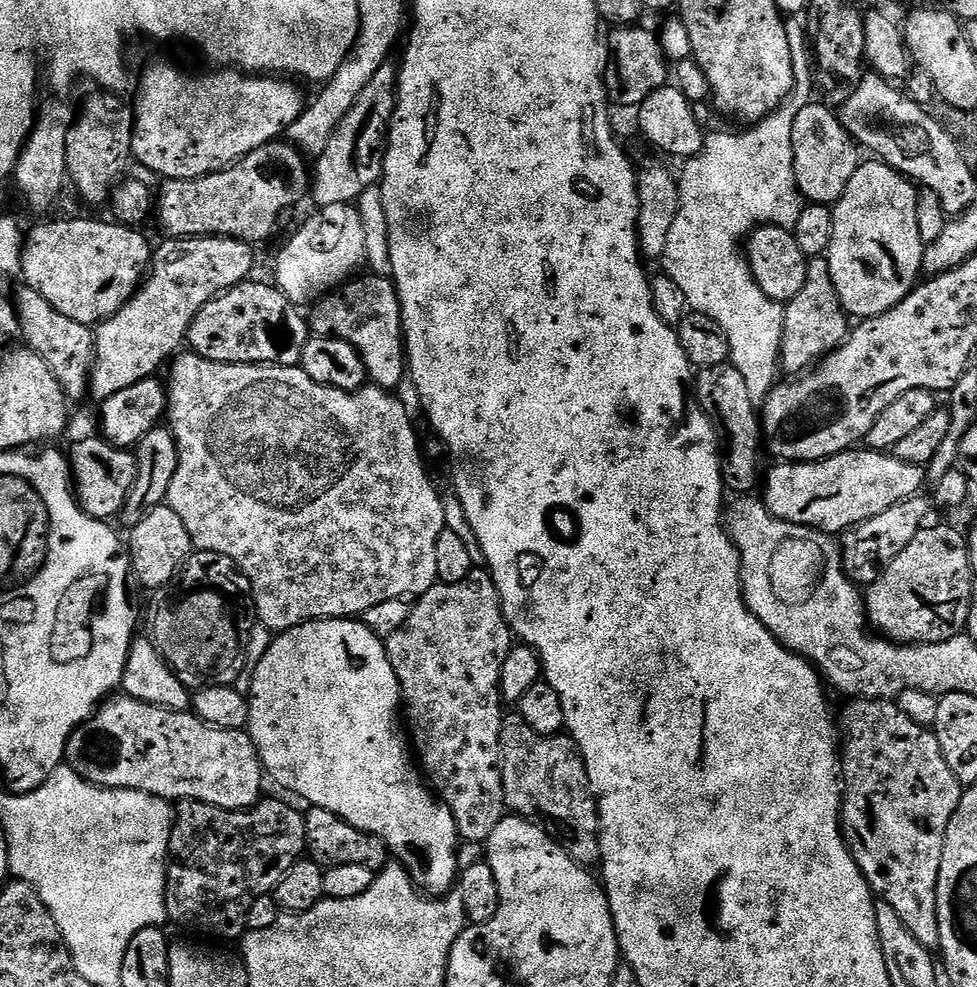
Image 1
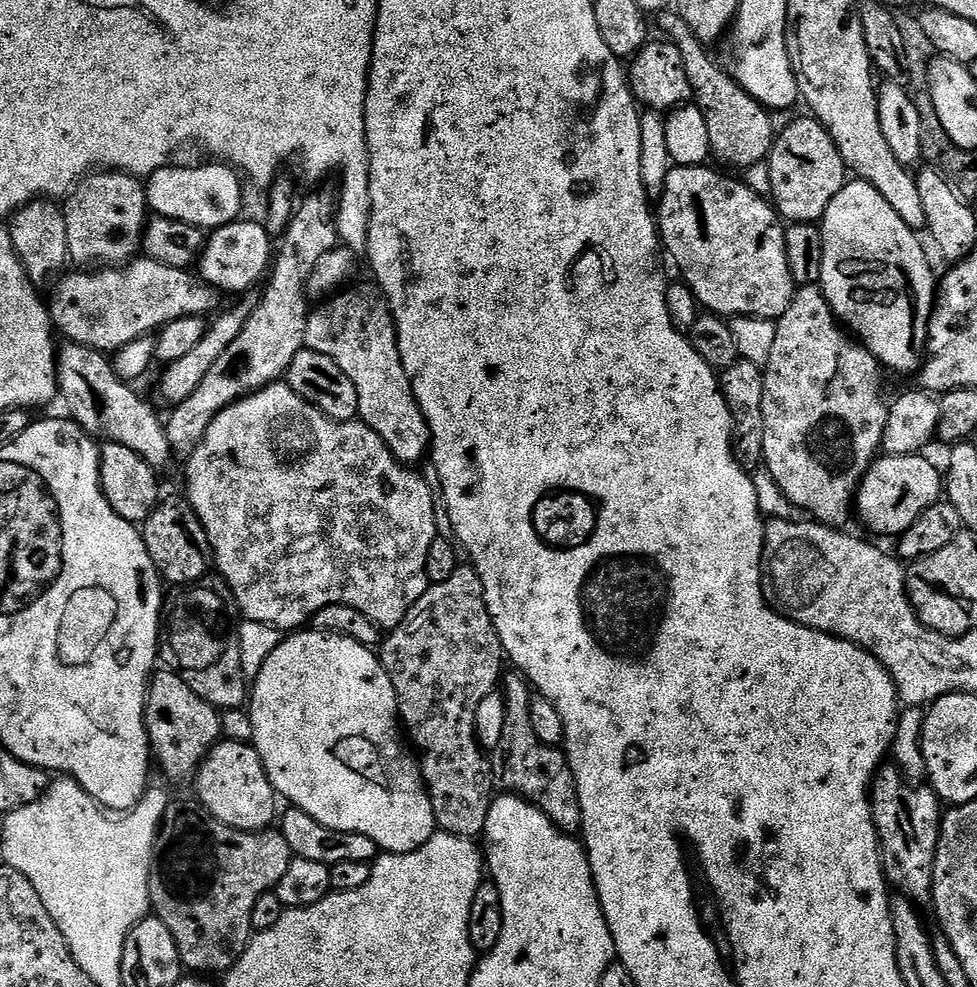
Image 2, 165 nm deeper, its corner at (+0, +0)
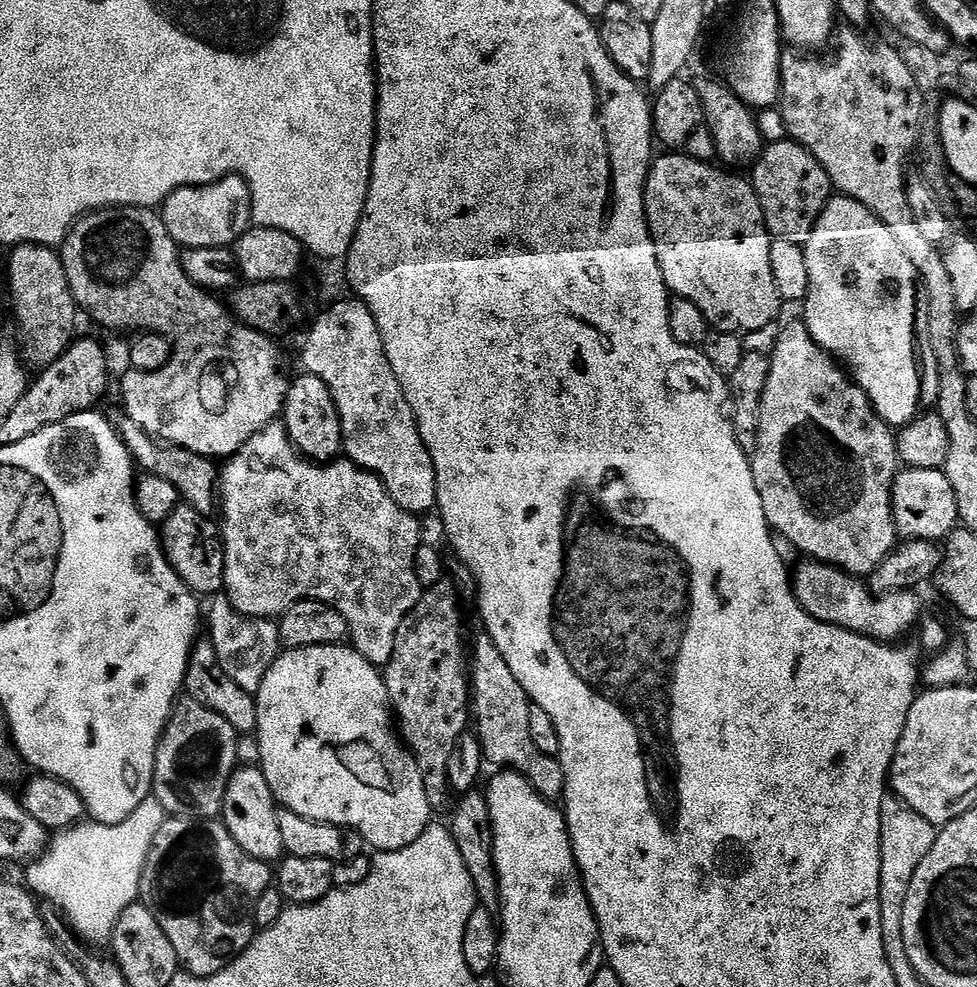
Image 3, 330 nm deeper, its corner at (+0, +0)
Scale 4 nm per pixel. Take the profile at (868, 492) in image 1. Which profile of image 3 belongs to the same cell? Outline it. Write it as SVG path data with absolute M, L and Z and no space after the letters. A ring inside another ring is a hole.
M904 468L897 471L892 487L892 513L896 519L897 533L909 540L947 541L950 533L958 527L960 519L958 502L954 498L950 478L946 478L944 471L938 468Z

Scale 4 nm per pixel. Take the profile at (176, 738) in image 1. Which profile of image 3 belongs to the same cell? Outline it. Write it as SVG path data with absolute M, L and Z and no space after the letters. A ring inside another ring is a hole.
M237 767L226 790L222 823L230 830L234 842L238 842L238 846L242 846L250 858L276 862L285 855L282 833L278 827L279 813L277 798L270 790L270 782L266 782L264 773L259 768Z

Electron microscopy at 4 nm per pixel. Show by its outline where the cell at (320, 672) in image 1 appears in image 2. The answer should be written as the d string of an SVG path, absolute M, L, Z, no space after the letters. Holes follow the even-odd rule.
M297 630L285 635L280 641L278 650L274 650L270 658L266 658L262 670L258 670L258 674L251 681L250 715L254 722L254 738L251 743L262 758L262 766L270 778L272 789L275 790L277 797L284 799L285 796L291 807L300 808L306 814L310 814L314 822L322 822L322 826L330 826L330 830L366 834L366 838L374 841L377 849L385 853L418 850L438 831L434 818L434 806L432 799L428 797L428 788L424 784L424 776L420 772L417 757L411 751L408 753L404 749L405 741L402 739L402 724L398 719L394 686L386 670L380 665L379 655L373 649L354 642L354 638L346 638L329 632Z

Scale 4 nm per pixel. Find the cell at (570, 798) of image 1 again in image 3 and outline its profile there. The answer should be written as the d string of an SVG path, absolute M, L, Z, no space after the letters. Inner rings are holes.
M486 630L470 644L470 704L474 732L480 737L485 761L491 767L493 764L496 770L517 772L545 800L559 801L566 786L564 767L557 757L542 754L542 750L534 746L534 738L530 738L530 714L534 705L526 690L522 690L522 682L514 678L514 670L510 670L506 658L502 658L502 650L494 646L494 638L490 638Z

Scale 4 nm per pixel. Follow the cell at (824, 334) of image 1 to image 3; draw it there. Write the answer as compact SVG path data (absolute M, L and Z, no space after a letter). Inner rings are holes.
M802 322L788 325L785 323L781 327L780 337L775 350L770 354L770 359L772 361L770 378L766 378L764 393L758 401L760 427L754 433L756 453L753 451L750 456L754 486L758 486L758 494L762 498L762 510L768 519L768 527L773 533L780 535L781 532L801 552L801 557L818 560L821 564L832 564L835 568L840 568L843 572L848 572L857 578L867 578L892 553L892 549L898 543L896 519L892 513L892 487L898 471L897 433L873 410L872 399L856 385L851 375L842 370L841 365L818 346L818 342L814 342L814 338L808 333L808 327Z

